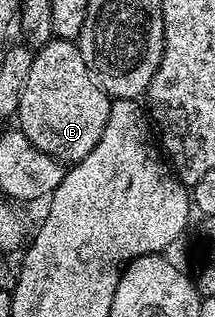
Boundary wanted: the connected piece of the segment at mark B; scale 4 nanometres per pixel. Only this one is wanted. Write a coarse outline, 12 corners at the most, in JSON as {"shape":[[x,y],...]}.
{"shape":[[77,41],[32,60],[16,126],[63,164],[84,160],[110,95]]}

